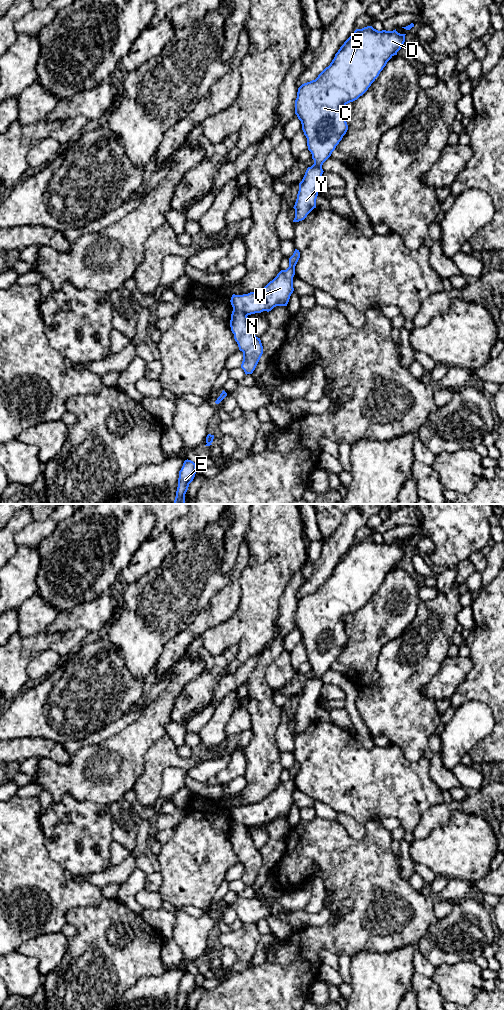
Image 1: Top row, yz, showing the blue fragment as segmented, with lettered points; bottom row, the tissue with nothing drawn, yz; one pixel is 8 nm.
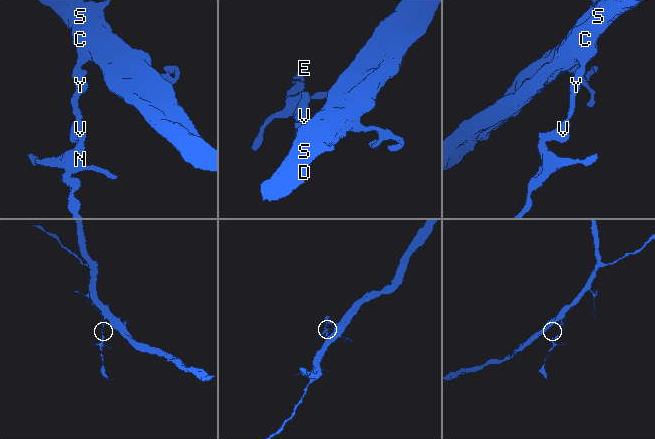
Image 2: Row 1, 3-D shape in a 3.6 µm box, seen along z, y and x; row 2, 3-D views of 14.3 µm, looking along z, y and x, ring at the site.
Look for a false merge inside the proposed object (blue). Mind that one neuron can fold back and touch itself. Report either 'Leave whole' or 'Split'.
Split

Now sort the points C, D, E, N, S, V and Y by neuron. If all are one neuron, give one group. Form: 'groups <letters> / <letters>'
groups C D S V Y / E N

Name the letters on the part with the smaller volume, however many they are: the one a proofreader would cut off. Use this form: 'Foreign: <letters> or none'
Foreign: E, N

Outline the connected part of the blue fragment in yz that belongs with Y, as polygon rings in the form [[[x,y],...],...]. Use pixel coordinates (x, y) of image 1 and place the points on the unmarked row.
[[[372,538],[356,541],[340,559],[330,577],[315,592],[304,595],[298,600],[295,626],[301,633],[314,676],[307,680],[299,695],[299,703],[293,719],[295,721],[293,734],[304,732],[316,720],[318,700],[324,684],[322,677],[331,668],[348,642],[345,618],[357,612],[368,602],[387,574],[397,567],[405,554],[405,547],[398,545],[396,541],[378,543]]]

